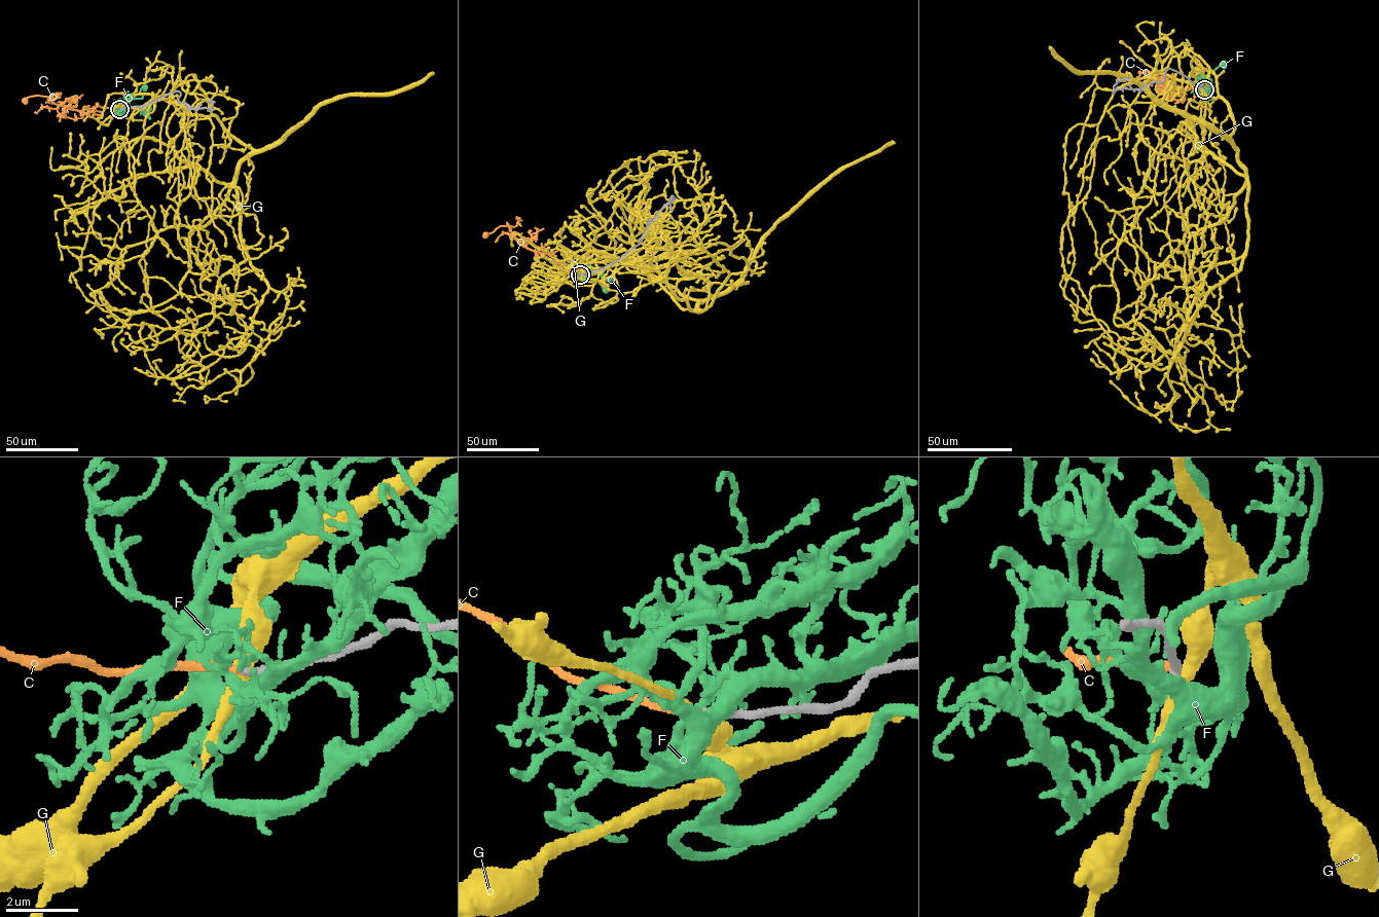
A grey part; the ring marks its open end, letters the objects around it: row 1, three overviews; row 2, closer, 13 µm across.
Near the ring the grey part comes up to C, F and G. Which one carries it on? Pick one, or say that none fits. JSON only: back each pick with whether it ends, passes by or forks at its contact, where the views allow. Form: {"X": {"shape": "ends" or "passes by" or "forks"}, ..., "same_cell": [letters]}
{"C": {"shape": "ends"}, "same_cell": ["C"]}

